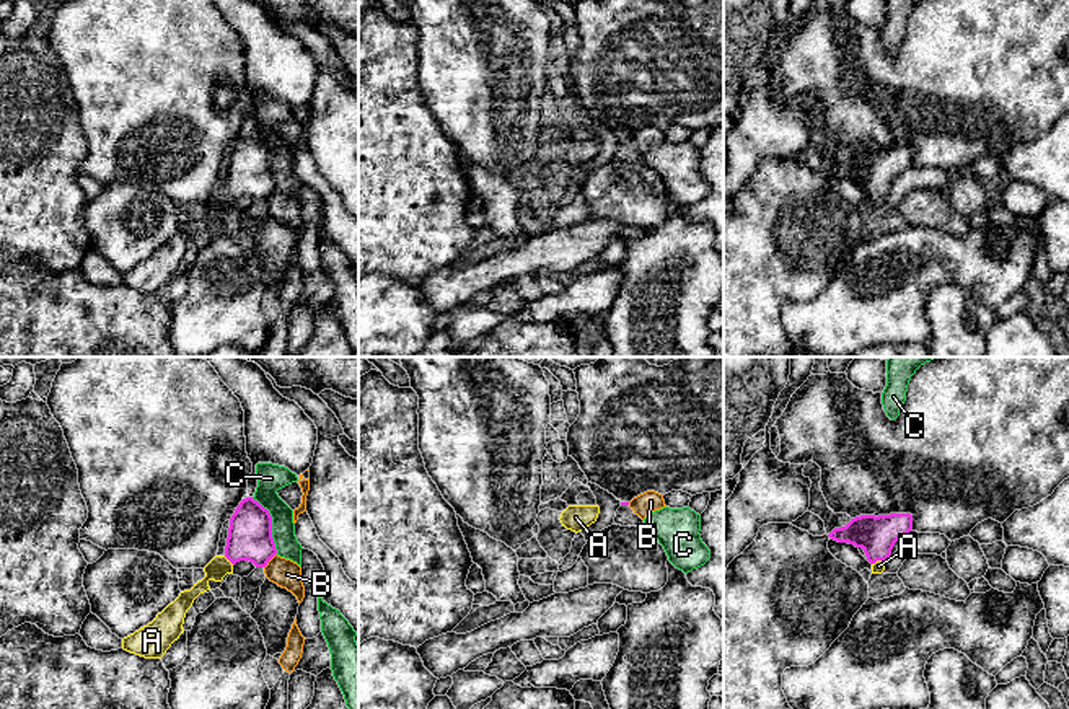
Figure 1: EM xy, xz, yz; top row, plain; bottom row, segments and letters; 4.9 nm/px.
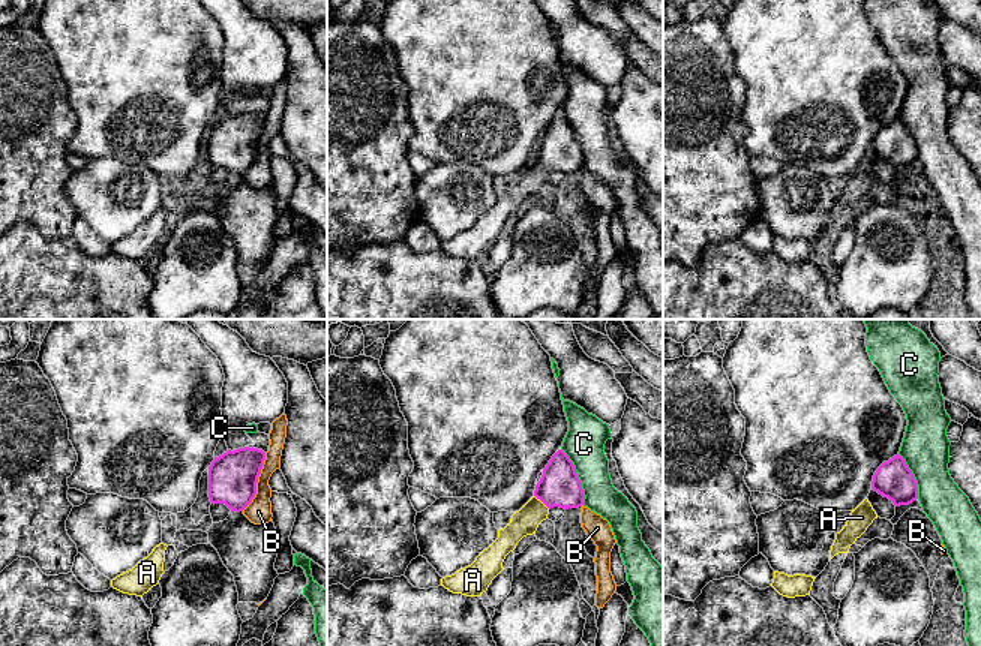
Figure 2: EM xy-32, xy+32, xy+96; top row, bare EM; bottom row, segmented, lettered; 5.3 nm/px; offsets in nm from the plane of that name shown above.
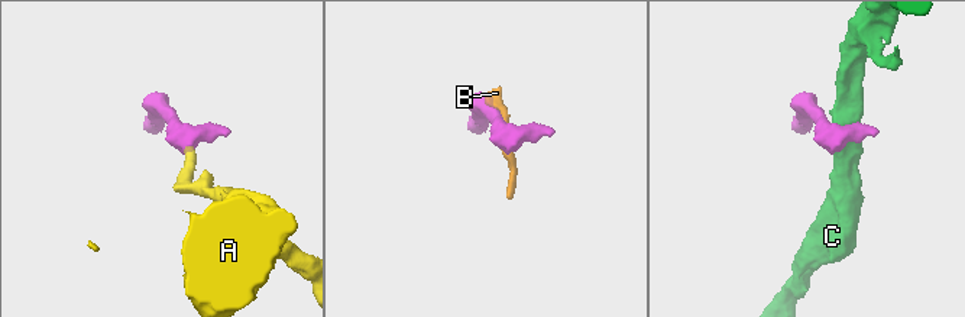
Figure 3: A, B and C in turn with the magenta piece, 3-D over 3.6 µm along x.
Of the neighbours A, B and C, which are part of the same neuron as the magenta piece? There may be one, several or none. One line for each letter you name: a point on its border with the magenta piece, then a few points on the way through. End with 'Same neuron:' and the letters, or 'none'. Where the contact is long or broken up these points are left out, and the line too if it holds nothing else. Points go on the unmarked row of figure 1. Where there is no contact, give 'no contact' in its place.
A: xy (228, 194) | across xy (250, 173), (228, 194), (219, 201)
Same neuron: A

